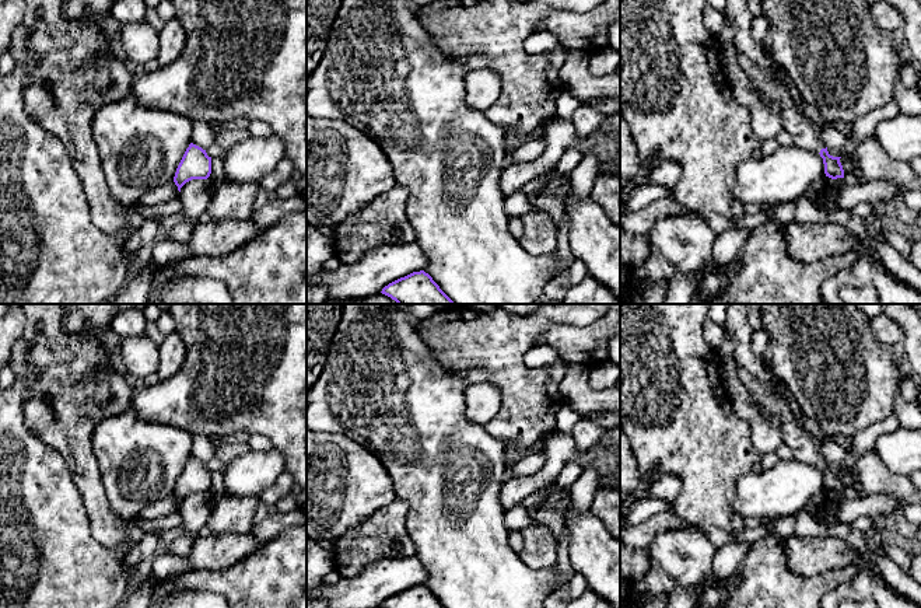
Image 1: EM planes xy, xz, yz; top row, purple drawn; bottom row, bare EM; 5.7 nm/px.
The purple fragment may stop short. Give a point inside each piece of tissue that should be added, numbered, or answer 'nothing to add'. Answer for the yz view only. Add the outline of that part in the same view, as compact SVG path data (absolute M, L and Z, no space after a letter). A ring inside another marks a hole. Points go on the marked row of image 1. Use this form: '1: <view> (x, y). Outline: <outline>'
1: yz (801, 129). Outline: M770 99L770 102L774 104L771 99ZM775 105L775 106L780 111L782 129L791 136L794 146L805 148L805 150L815 151L817 154L820 153L822 148L826 148L826 144L823 143L823 140L820 137L817 137L816 133L815 133L813 122L806 115L803 115L796 105L792 105L792 106L788 106L788 108L781 108L778 105Z

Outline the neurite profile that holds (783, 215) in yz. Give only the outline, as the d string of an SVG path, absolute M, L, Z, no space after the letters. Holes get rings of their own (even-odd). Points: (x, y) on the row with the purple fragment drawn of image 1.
M792 200L768 210L768 223L787 227L792 221L795 221L795 203Z

